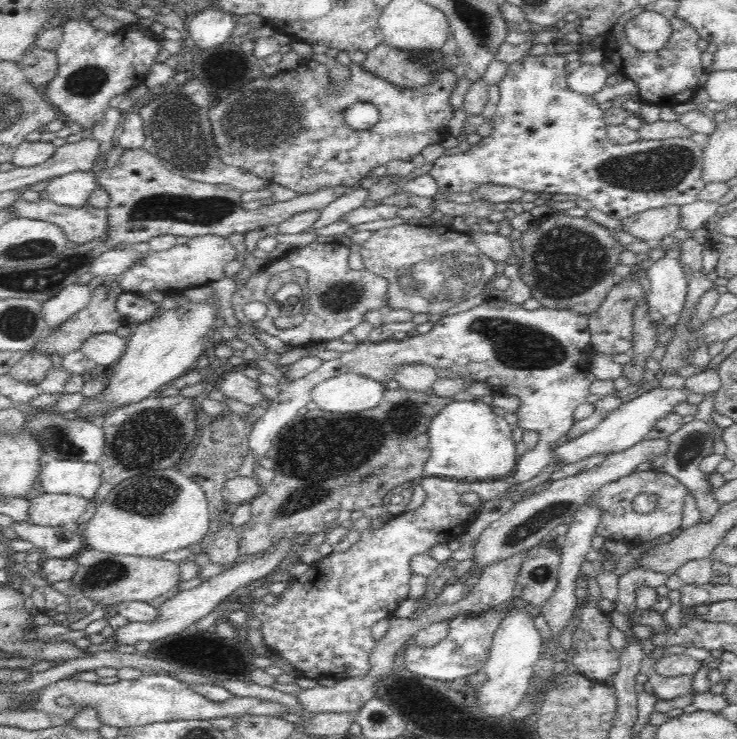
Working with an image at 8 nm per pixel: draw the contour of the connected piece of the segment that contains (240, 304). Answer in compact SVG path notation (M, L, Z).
M314 241L311 244L298 247L294 252L286 255L286 258L279 259L273 263L267 263L266 267L262 269L262 272L249 277L244 286L240 286L231 297L232 306L236 318L240 322L250 323L250 320L246 318L243 311L246 304L250 302L263 302L266 304L270 298L266 294L268 288L268 282L277 273L290 270L290 268L302 268L308 272L308 298L306 300L305 319L298 325L292 328L280 328L275 324L275 320L268 320L264 322L256 321L251 322L260 330L264 330L270 336L276 336L278 340L282 340L284 344L288 344L291 347L308 347L318 343L325 343L328 340L340 340L342 336L352 332L358 324L366 321L365 315L368 311L382 310L384 313L389 310L389 300L387 297L389 284L383 276L378 276L372 272L368 272L366 269L354 270L348 265L349 249L346 245L339 244L338 242L332 243L320 243Z

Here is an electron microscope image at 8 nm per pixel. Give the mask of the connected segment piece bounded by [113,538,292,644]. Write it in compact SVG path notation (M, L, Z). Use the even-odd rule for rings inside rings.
M288 538L282 539L276 544L276 550L272 554L266 554L262 558L258 558L258 560L252 560L252 562L229 567L223 573L200 583L196 588L178 593L159 606L157 621L128 623L126 626L115 630L113 639L121 642L121 644L136 644L136 642L142 642L142 640L153 643L154 640L166 638L170 634L190 631L190 628L194 627L198 620L208 616L222 600L235 592L244 591L251 582L257 579L263 580L267 574L271 574L272 570L289 554L291 543Z

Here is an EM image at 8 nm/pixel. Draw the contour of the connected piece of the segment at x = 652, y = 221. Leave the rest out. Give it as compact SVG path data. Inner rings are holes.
M680 207L646 210L620 221L621 228L638 241L653 244L669 236L680 227Z

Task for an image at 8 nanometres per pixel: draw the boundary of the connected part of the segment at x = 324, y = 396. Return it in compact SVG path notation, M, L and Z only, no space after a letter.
M350 372L314 386L311 401L323 412L366 412L380 406L385 389L374 379Z

